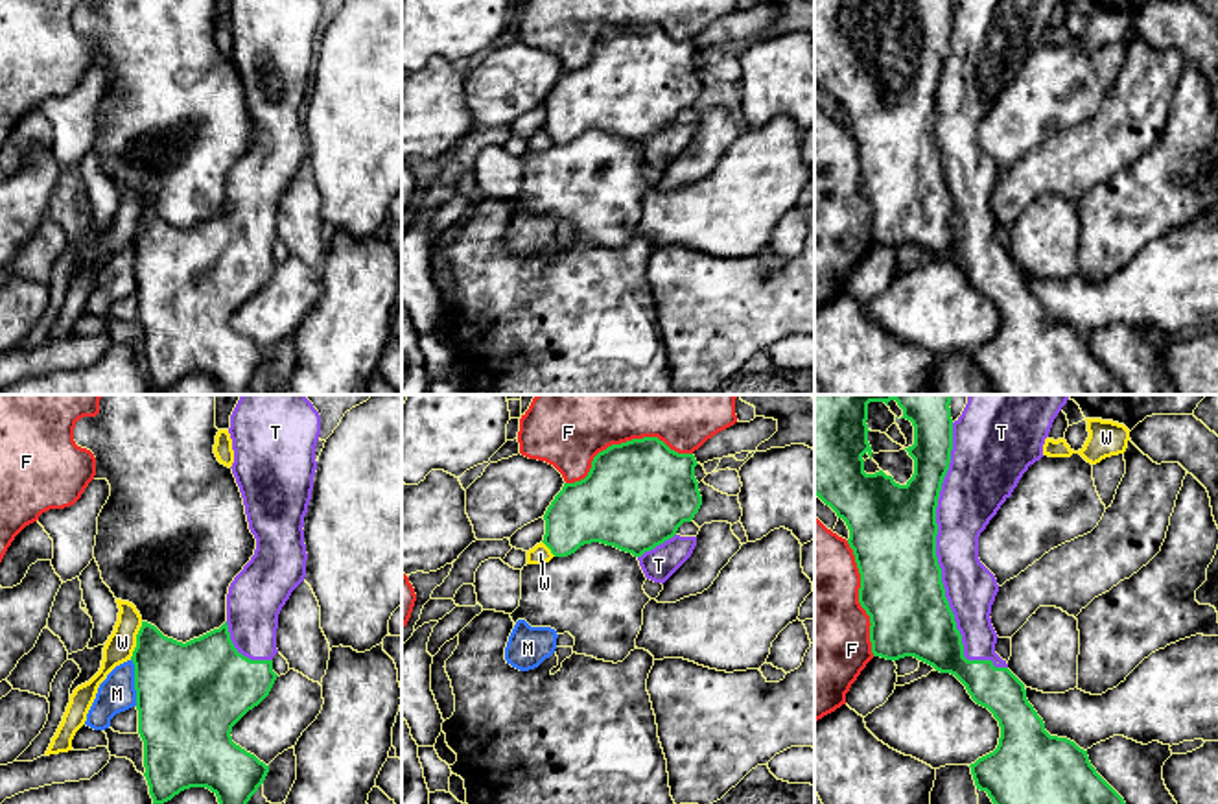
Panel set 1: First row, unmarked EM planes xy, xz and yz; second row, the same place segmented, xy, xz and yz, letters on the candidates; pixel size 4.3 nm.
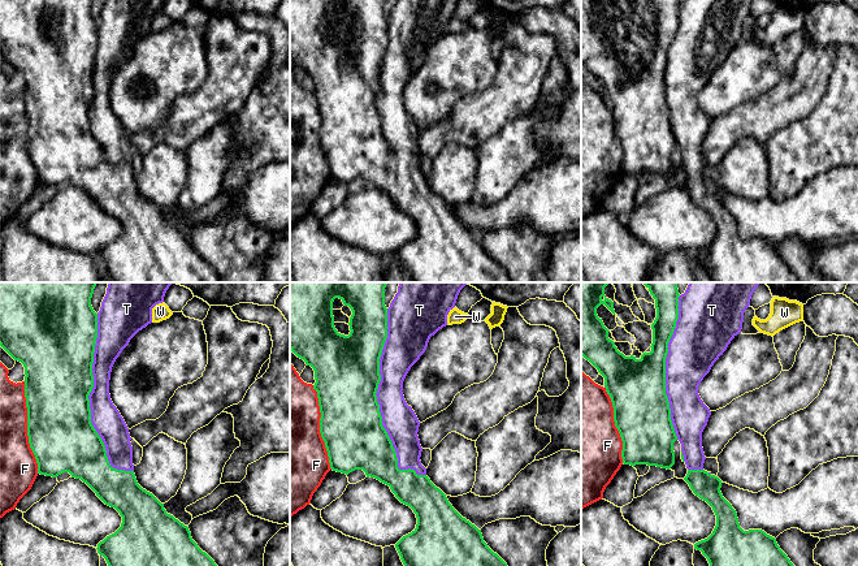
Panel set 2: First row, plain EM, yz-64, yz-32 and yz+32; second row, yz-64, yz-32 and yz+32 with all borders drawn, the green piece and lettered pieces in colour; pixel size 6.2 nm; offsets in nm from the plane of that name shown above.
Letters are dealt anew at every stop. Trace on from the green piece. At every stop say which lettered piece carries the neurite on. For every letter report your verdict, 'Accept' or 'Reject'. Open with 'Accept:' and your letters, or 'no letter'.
Accept: T
F: Reject
M: Reject
T: Accept
W: Reject

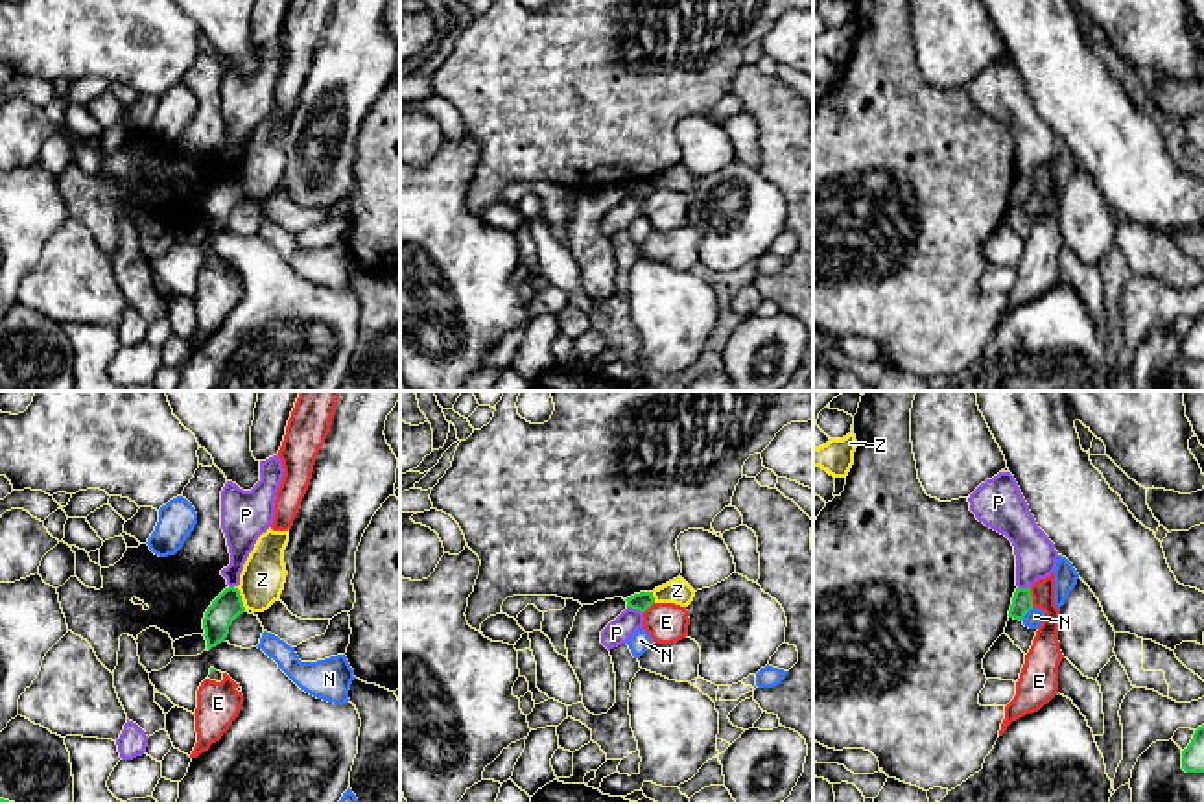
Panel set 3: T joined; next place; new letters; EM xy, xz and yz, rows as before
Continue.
Accept: no letter
E: Reject
N: Reject
P: Reject
Z: Reject

